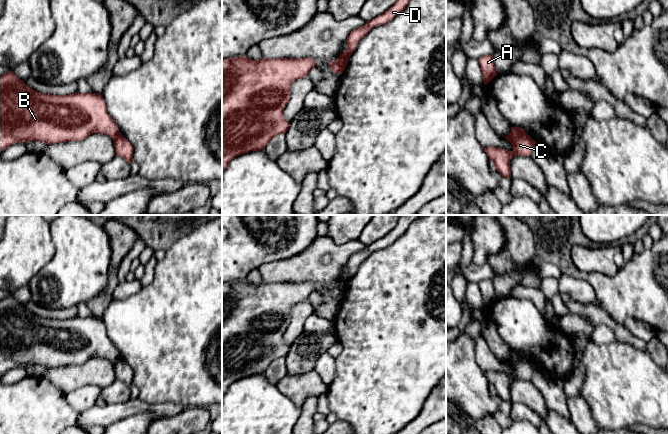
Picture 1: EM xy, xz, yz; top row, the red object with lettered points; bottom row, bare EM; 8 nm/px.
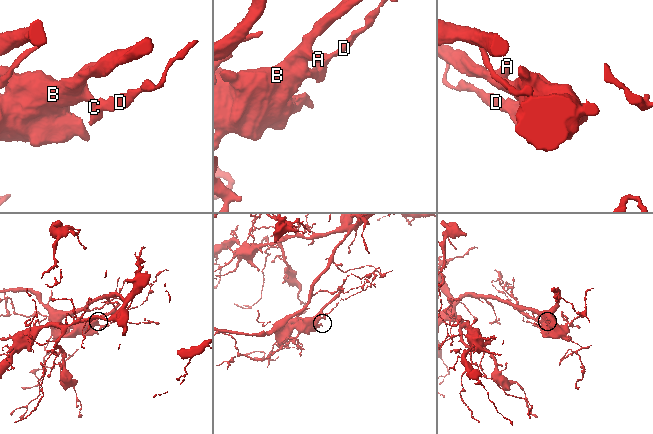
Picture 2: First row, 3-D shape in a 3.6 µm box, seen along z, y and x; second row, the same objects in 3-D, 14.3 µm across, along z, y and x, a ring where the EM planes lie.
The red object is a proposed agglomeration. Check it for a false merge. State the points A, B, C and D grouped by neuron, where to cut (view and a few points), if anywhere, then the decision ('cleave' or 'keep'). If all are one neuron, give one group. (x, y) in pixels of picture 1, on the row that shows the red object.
A B / C D | xz (338, 58), (341, 64), (340, 73) | cleave

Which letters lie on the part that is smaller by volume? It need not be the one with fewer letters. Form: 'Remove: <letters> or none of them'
Remove: C, D

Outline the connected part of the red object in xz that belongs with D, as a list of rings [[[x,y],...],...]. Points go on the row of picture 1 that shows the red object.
[[[396,0],[395,4],[387,11],[366,22],[365,25],[353,30],[350,33],[346,40],[347,49],[339,56],[339,61],[342,66],[342,72],[345,70],[348,63],[348,59],[352,55],[353,51],[356,49],[359,41],[363,37],[365,37],[372,28],[379,25],[384,25],[391,21],[398,13],[400,13],[408,6],[410,1],[411,0]]]

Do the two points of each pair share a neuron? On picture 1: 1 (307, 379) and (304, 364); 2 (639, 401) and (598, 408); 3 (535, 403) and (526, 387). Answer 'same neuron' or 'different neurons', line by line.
1: different neurons
2: same neuron
3: same neuron

